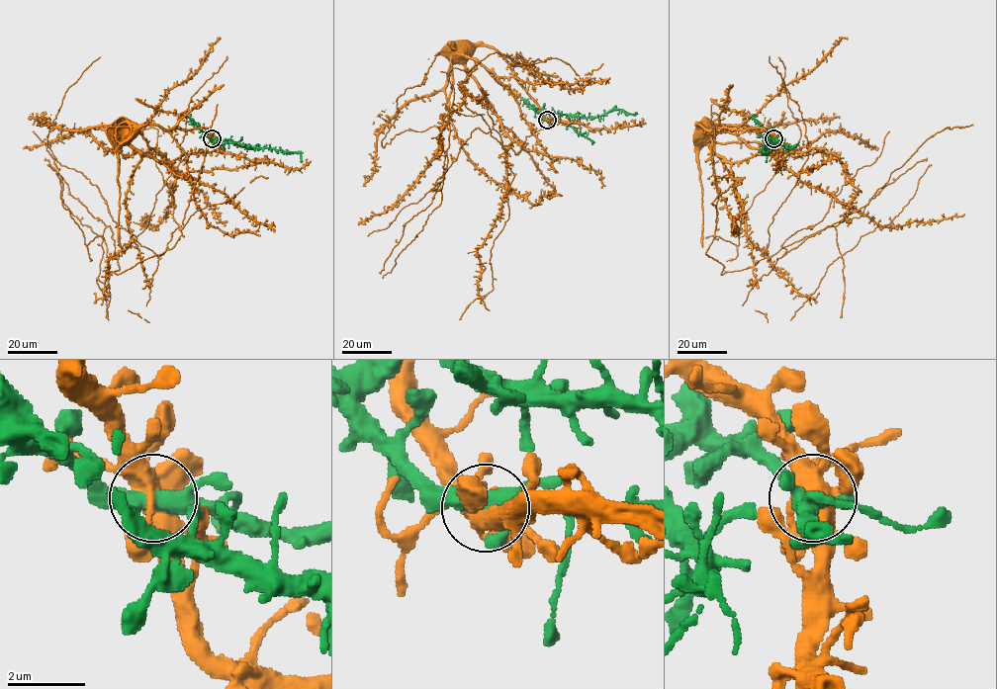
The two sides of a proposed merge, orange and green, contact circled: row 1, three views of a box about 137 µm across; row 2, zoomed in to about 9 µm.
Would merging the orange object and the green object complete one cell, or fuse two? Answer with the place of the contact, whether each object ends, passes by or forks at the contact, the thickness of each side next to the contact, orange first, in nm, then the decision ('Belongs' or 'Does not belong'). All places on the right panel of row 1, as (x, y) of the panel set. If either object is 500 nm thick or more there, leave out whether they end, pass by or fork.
Place: (773, 138). At the ring orange forks. At the ring green forks. Thickness 460 nm (orange) against 360 nm. Belongs

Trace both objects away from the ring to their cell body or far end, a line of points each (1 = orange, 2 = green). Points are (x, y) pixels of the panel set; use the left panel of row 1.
1: (213, 138), (199, 128), (131, 130), (176, 173), (168, 211), (179, 226), (158, 256), (33, 131)
2: (213, 138), (225, 143), (298, 152), (300, 162)

